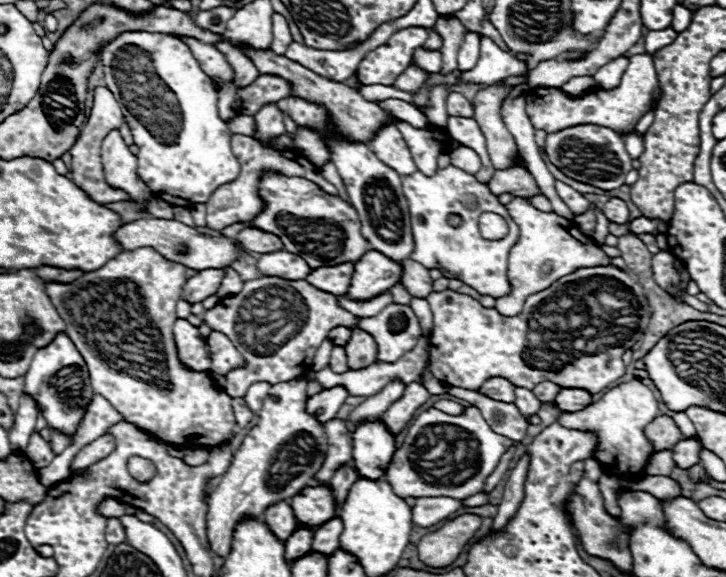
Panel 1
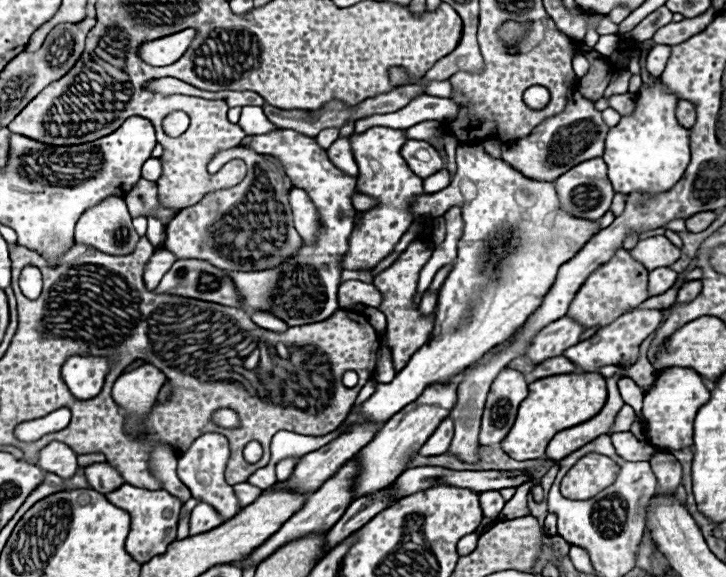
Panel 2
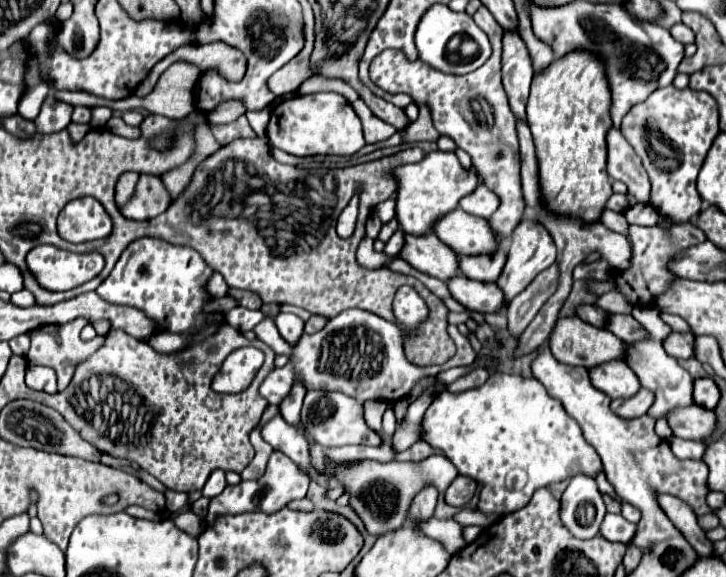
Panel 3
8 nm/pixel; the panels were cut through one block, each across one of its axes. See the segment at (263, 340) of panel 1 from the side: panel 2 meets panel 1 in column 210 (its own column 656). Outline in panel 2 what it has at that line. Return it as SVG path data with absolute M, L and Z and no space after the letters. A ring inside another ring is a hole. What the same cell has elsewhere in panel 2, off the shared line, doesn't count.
M632 310L622 314L618 320L608 324L606 328L598 330L592 338L580 342L574 348L568 348L564 356L578 364L584 372L598 372L602 366L622 366L622 364L634 364L640 358L640 344L660 326L662 322L662 310Z

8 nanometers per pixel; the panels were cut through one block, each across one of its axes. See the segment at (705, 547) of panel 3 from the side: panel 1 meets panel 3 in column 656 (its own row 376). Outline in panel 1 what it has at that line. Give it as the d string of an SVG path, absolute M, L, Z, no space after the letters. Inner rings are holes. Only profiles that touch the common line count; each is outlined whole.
M490 378L488 382L482 384L482 388L478 390L480 394L492 398L492 400L500 400L500 402L514 402L514 384L508 382L506 378Z

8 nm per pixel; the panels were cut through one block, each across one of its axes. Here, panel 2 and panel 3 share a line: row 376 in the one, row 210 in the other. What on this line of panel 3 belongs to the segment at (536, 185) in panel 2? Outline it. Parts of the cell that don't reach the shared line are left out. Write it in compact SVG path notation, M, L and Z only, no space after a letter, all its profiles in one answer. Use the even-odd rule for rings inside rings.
M430 152L416 164L404 164L392 170L398 184L396 190L396 220L400 228L408 234L426 234L440 214L454 210L470 190L478 184L476 174L464 170L454 152Z

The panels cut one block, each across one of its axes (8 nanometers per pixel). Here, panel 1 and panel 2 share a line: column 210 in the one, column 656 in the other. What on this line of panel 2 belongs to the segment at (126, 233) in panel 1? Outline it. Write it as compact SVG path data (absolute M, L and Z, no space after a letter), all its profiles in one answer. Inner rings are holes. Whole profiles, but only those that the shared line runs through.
M654 236L654 238L640 240L630 254L638 262L642 262L648 270L654 270L662 266L672 266L682 256L682 250L674 246L668 238Z

